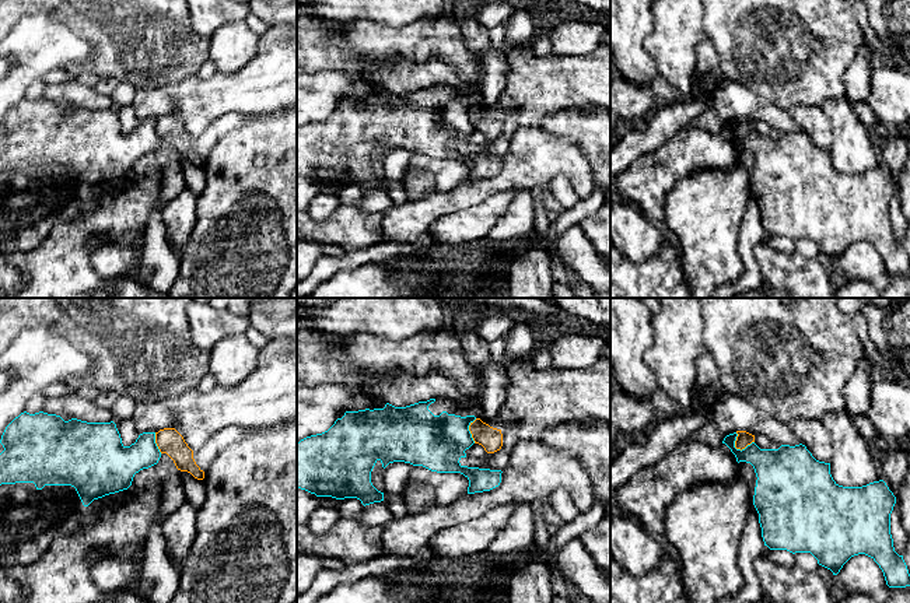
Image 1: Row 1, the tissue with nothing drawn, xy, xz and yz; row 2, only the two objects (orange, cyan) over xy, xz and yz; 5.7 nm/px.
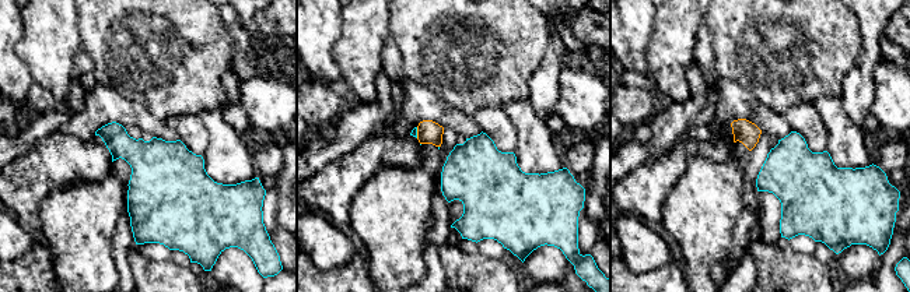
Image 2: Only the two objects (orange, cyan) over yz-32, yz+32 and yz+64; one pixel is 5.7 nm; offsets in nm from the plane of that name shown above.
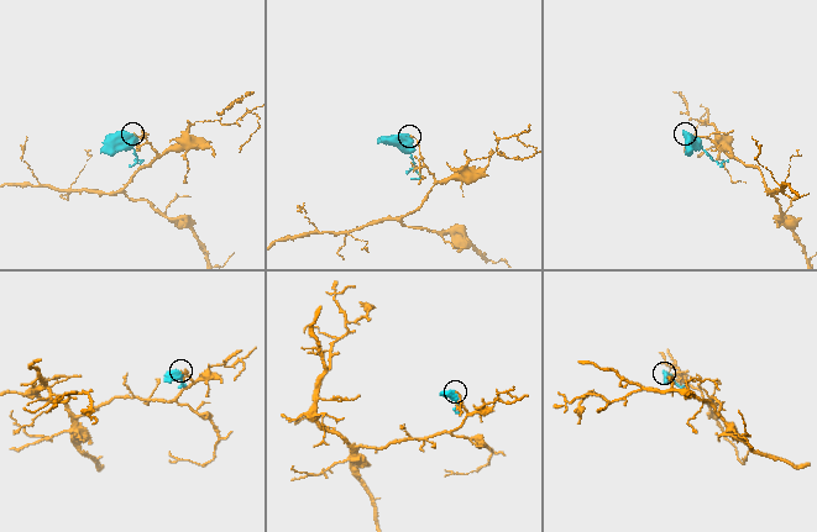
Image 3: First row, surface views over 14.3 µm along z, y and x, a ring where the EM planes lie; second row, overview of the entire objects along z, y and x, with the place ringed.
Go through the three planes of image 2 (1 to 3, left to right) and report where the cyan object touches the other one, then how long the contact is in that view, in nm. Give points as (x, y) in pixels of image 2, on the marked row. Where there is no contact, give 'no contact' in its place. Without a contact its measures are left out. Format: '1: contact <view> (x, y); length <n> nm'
1: no contact
2: contact yz+32 (417, 133); length 60 nm
3: no contact

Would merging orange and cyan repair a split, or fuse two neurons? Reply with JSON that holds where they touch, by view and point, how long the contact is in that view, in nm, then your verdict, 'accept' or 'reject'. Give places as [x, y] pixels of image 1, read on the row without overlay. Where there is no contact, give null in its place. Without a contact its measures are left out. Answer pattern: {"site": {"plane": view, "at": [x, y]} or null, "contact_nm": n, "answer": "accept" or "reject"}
{"site": {"plane": "yz", "at": [744, 135]}, "contact_nm": 130, "answer": "reject"}

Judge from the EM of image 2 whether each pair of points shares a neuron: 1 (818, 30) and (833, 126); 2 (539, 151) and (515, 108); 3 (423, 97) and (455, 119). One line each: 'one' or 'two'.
1: two
2: one
3: one

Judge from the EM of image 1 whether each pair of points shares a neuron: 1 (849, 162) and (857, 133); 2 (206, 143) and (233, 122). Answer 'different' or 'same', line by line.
1: same
2: same

